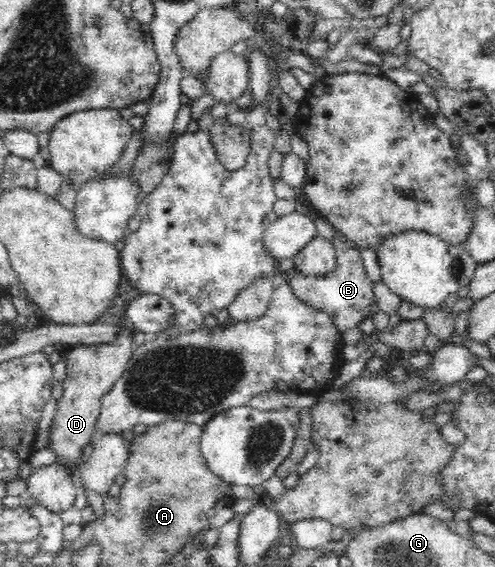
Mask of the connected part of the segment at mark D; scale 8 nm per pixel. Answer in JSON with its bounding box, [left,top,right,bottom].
[47,329,135,477]

